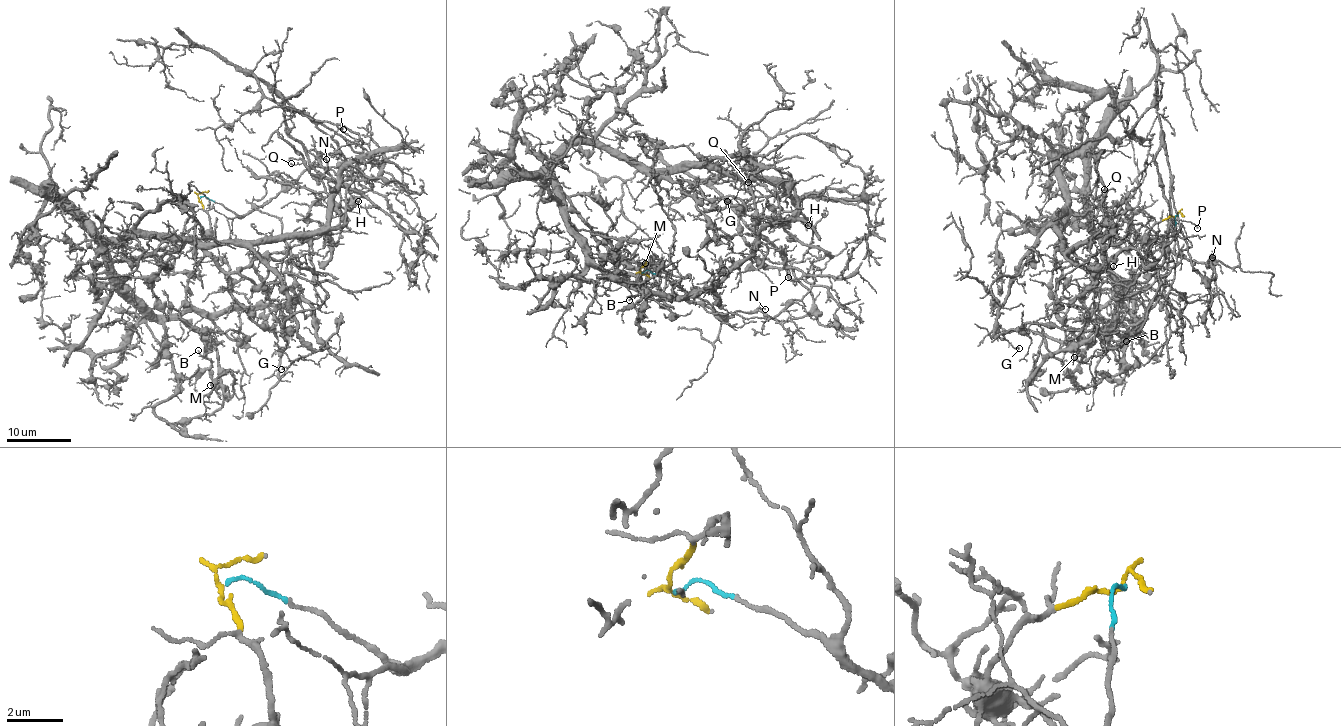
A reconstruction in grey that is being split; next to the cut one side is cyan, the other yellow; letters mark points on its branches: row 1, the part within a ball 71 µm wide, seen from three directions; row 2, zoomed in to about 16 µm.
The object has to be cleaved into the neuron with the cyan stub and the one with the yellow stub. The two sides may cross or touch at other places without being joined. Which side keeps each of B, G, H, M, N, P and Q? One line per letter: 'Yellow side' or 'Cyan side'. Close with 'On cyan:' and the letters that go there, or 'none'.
B: Yellow side
G: Yellow side
H: Yellow side
M: Yellow side
N: Cyan side
P: Cyan side
Q: Yellow side
On cyan: N, P

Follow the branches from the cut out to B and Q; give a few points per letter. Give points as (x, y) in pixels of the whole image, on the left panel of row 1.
B: (199, 198), (210, 225), (199, 239), (112, 264), (118, 295), (186, 319), (205, 358), (198, 350)
Q: (199, 198), (210, 229), (177, 248), (121, 262), (98, 240), (311, 235), (328, 196), (290, 162)

